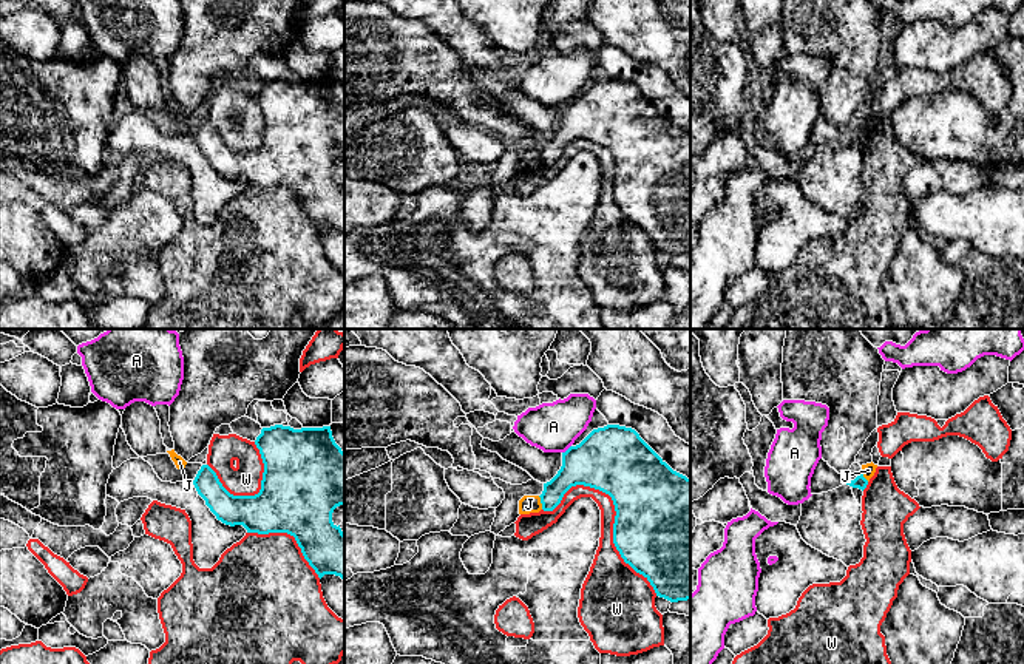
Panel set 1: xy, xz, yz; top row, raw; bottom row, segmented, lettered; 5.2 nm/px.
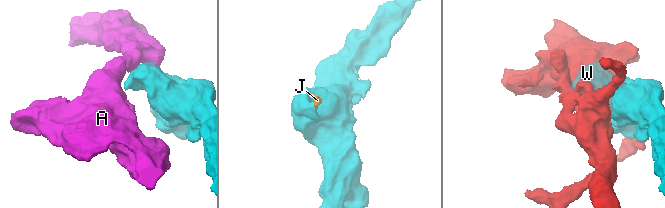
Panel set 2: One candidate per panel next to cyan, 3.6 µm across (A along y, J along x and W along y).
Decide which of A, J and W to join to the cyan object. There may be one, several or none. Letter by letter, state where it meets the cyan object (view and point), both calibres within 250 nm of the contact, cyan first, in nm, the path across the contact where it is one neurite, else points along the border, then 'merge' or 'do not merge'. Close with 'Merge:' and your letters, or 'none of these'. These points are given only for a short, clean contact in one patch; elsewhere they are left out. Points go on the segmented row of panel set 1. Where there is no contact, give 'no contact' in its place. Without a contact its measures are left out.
A: contact xz (567, 450); calibres 360 and 260 nm; do not merge
J: contact xz (541, 502); calibres 160 and 100 nm; border xz (538, 496), (542, 508); do not merge
W: contact xz (617, 513); calibres 500 and 140 nm; do not merge
Merge: none of these

